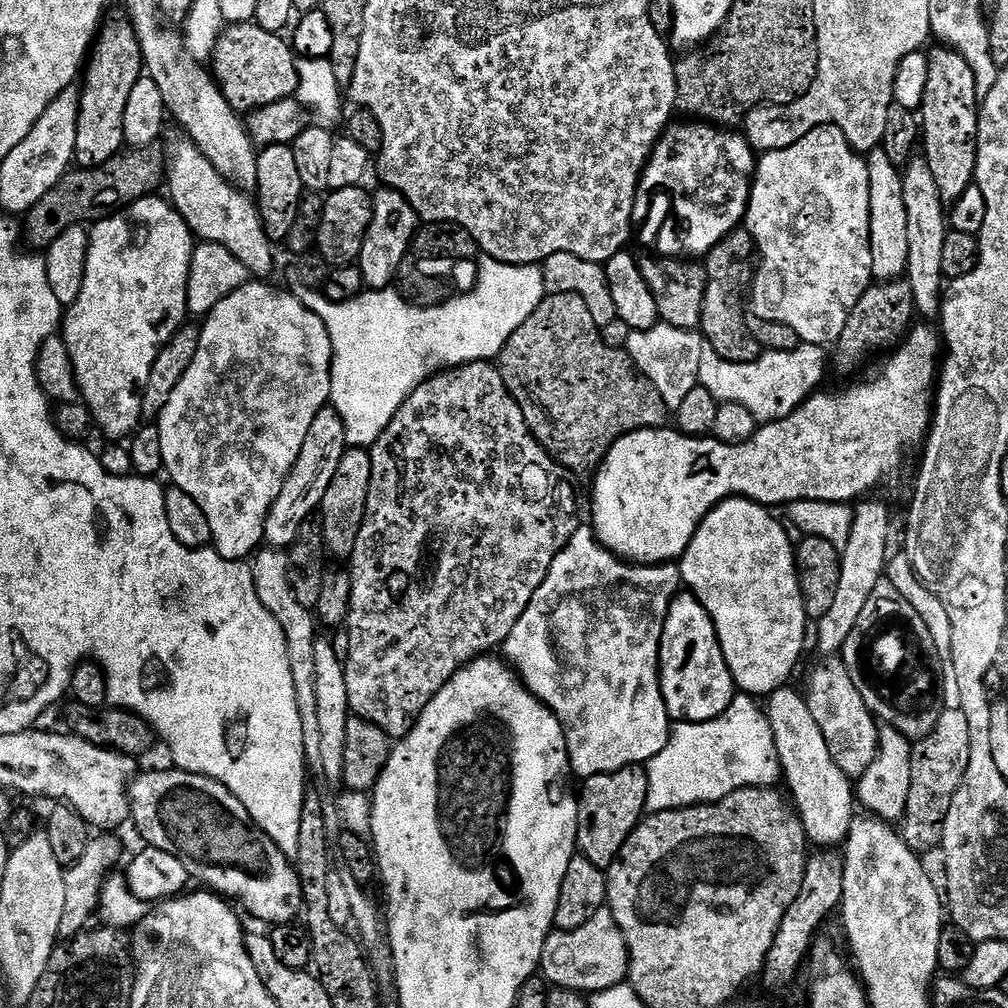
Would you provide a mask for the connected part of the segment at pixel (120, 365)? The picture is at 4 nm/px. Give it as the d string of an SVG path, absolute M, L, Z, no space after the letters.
M156 194L145 196L91 229L82 294L67 305L62 316L62 335L70 350L80 399L92 415L95 427L101 428L112 442L123 441L135 433L142 420L142 398L146 382L150 382L150 370L160 351L176 331L185 327L187 320L184 319L190 316L188 279L194 237L171 203L158 197Z

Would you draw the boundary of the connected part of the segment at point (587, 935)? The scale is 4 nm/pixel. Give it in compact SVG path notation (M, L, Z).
M605 906L586 922L586 926L578 926L578 930L553 930L546 938L546 946L542 946L539 971L553 989L591 994L625 983L628 959L626 938L612 917L612 911Z

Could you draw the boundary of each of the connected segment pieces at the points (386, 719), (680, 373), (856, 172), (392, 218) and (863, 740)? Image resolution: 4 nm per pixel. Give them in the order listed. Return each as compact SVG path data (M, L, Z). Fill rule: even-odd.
M475 360L459 365L451 370L441 371L415 388L406 402L394 414L390 426L372 445L372 473L370 474L370 494L362 530L350 558L352 597L346 630L350 634L350 654L344 661L348 706L352 716L361 716L366 722L378 726L390 738L403 738L416 724L416 719L426 710L428 703L454 678L459 668L464 668L481 656L491 653L491 648L499 649L504 640L514 630L518 618L530 606L538 586L546 578L554 558L574 538L581 528L580 508L576 505L576 492L572 489L567 468L552 459L548 449L543 448L526 426L526 418L506 390L502 374L495 363Z
M663 322L655 324L650 330L631 331L626 347L628 357L636 364L636 369L662 394L662 402L670 410L682 406L686 394L698 387L699 363L703 346L706 343L699 331L687 332Z
M824 124L821 128L810 130L810 134L798 138L798 142L794 142L794 146L786 146L782 150L763 153L756 165L756 175L752 181L752 193L744 215L743 227L751 234L759 259L760 256L764 259L761 264L758 264L750 281L751 315L762 318L766 322L778 322L782 326L790 326L793 337L797 341L821 346L835 345L846 326L850 310L854 310L854 306L858 306L858 298L862 298L862 294L874 282L872 259L870 258L870 178L868 177L867 159L861 153L855 152L846 142L846 136L842 134L842 130L838 130L832 124Z
M384 186L381 189L380 193L372 196L372 221L368 233L364 235L358 257L363 283L372 290L387 288L395 281L402 258L407 254L418 231L418 217L414 206L410 206L404 195L395 192L393 188Z
M824 658L821 664L813 666L812 677L806 687L806 699L810 714L814 714L814 722L818 722L822 738L826 738L830 758L834 758L838 770L845 772L849 778L866 774L880 748L880 728L877 717L866 706L862 694L858 694L858 686L854 686L854 678L850 678L843 659Z

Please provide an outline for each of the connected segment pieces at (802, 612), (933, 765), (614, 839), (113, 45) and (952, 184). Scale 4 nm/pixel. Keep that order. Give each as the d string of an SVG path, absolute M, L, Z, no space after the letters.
M724 500L706 514L690 540L690 546L686 546L678 561L683 587L696 596L702 606L706 606L706 614L710 614L714 622L733 685L753 698L767 697L791 681L788 679L799 666L800 655L804 652L804 639L810 636L794 540L792 544L788 537L789 529L783 523L780 525L768 512L771 511L765 505L755 504L752 500Z
M944 708L936 718L934 730L925 740L915 741L912 750L910 802L906 802L902 835L913 852L925 854L931 848L941 847L946 814L950 814L950 802L954 802L954 794L966 774L969 762L970 722L966 722L966 714L960 708Z
M633 766L603 772L597 776L587 777L583 781L584 789L578 792L578 830L576 846L579 855L584 856L594 866L605 870L611 868L616 856L622 850L626 838L640 825L646 815L648 806L648 769Z
M131 19L112 20L99 29L98 39L86 60L86 69L82 74L80 88L80 109L78 110L78 138L76 139L75 163L81 169L102 166L125 147L124 119L126 118L126 102L130 99L130 90L134 90L134 82L138 82L144 72L144 59L136 31L132 29Z
M936 46L933 52L927 53L928 73L926 74L926 94L918 109L919 123L922 125L923 159L928 161L930 171L934 173L934 182L938 182L940 197L945 205L951 206L976 179L976 139L982 97L976 92L974 74L966 58L947 46Z

